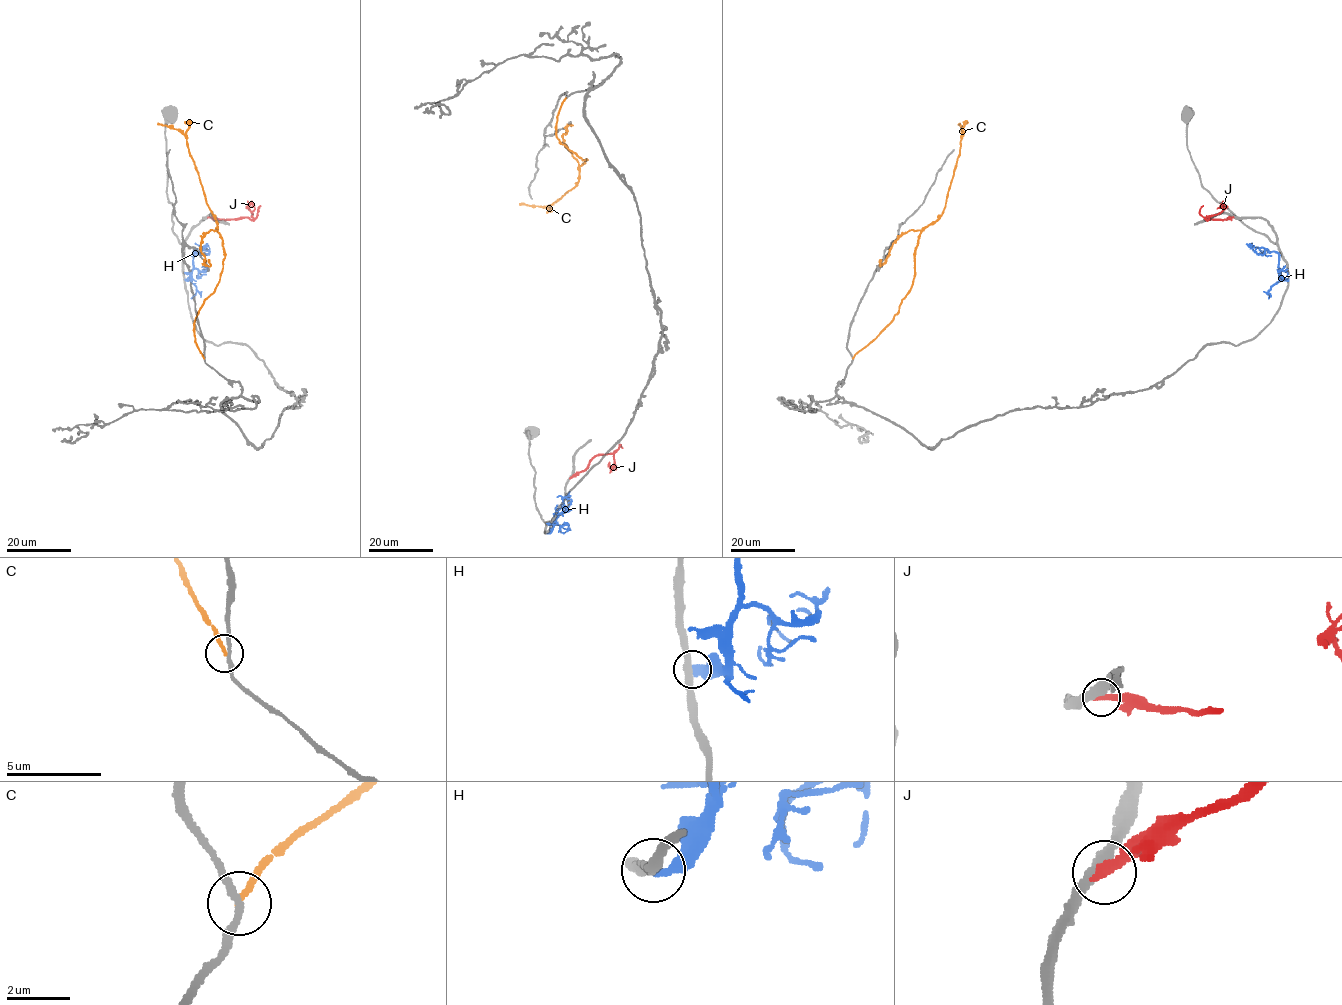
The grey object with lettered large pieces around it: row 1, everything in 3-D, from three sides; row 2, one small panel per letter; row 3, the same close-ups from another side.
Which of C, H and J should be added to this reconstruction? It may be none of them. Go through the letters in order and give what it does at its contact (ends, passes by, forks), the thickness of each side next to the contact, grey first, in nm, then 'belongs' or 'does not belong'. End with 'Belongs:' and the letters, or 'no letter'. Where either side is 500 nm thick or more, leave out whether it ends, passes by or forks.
C: it ends; calibres 200 and 180 nm; does not belong
H: it ends; calibres 280 and 400 nm; does not belong
J: it ends; calibres 380 and 340 nm; does not belong
Belongs: no letter

